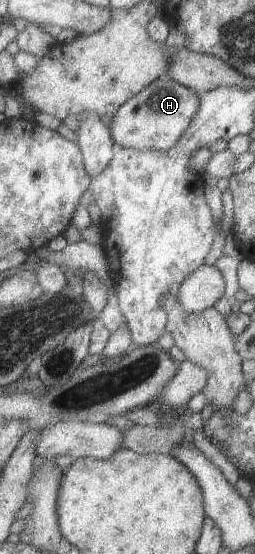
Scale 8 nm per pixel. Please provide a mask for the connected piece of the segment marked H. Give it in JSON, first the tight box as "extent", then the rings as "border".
{"extent":[106,75,197,151],"border":[[[164,75],[125,100],[106,126],[115,147],[133,151],[168,150],[180,138],[182,131],[186,130],[197,108],[196,93]]]}

